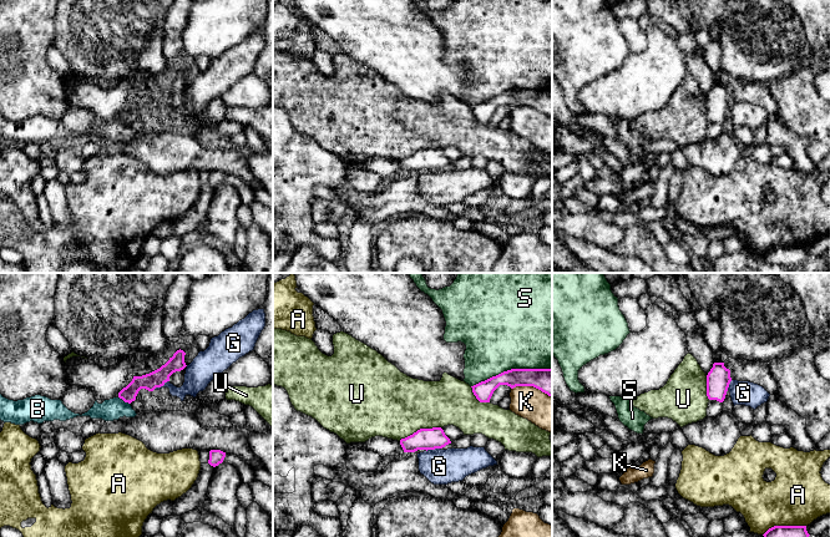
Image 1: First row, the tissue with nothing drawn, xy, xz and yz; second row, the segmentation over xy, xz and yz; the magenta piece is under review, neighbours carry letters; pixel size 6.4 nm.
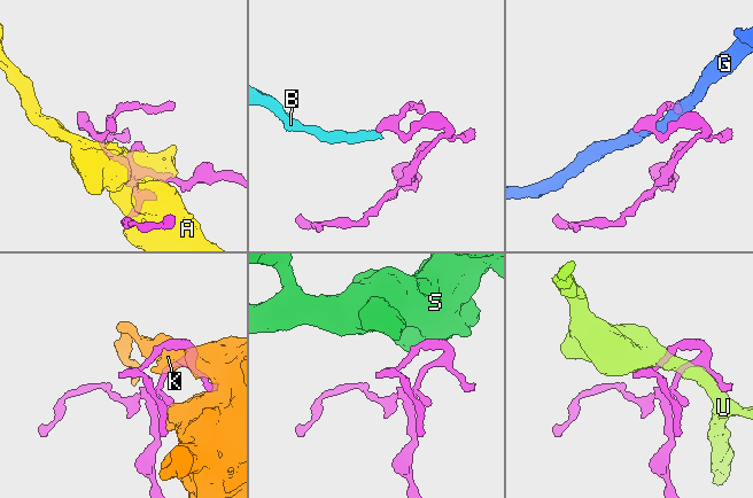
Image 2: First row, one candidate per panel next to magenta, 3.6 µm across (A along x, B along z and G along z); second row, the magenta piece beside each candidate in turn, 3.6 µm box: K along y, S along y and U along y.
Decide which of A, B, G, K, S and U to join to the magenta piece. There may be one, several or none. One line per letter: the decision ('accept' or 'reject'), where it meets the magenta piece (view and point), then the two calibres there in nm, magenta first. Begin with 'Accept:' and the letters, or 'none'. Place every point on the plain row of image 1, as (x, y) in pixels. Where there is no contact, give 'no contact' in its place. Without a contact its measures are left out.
Accept: none
A: reject; contact yz (784, 247); calibres 140 and 360 nm
B: reject; contact xy (125, 122); calibres 110 and 140 nm
G: reject; contact xy (161, 106); calibres 110 and 170 nm
K: reject; contact xz (531, 106); calibres 170 and 220 nm
S: reject; contact xz (511, 90); calibres 160 and 500 nm
U: reject; contact xz (420, 150); calibres 140 and 440 nm

